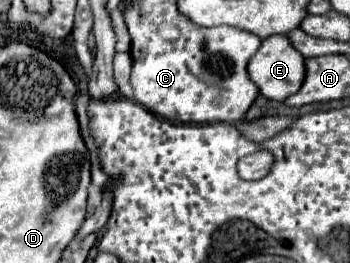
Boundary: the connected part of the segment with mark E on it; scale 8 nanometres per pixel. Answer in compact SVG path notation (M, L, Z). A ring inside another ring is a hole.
M274 35L262 41L258 53L250 59L248 73L250 79L260 87L260 93L264 97L272 101L284 101L288 95L294 95L302 87L306 77L306 65L304 65L304 57L300 55L300 51L292 47L286 35Z

